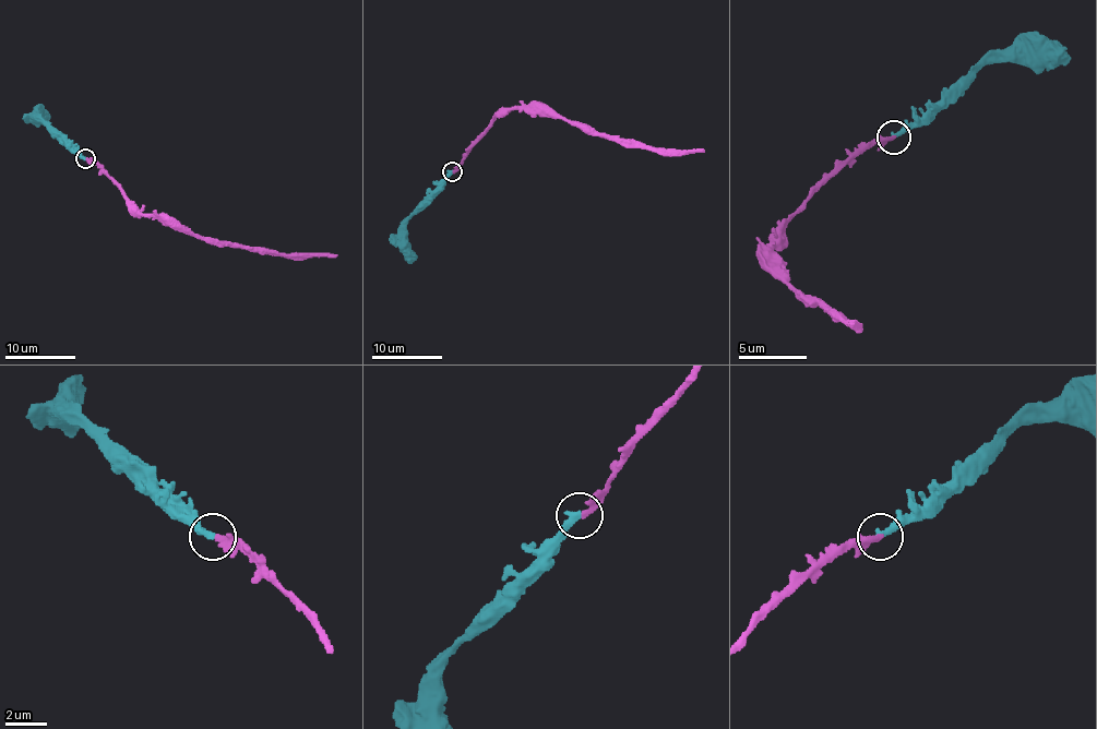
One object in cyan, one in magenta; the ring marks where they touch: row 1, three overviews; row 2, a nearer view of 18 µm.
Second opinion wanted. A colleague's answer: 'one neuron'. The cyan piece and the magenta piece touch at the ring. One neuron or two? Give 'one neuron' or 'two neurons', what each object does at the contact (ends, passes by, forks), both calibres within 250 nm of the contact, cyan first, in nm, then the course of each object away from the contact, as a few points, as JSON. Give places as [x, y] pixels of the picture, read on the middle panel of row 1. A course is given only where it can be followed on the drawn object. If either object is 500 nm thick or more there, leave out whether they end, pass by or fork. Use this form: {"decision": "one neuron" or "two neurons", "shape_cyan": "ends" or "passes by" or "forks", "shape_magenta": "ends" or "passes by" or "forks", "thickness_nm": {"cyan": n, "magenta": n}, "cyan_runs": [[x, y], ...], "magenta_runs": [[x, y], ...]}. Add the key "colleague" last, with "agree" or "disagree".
{"decision": "one neuron", "shape_cyan": "ends", "shape_magenta": "ends", "thickness_nm": {"cyan": 360, "magenta": 320}, "cyan_runs": [[453, 172], [407, 222], [405, 254], [413, 262]], "magenta_runs": [[453, 172], [468, 147], [509, 109], [540, 109], [584, 123], [599, 133], [653, 147], [703, 150]], "colleague": "agree"}

